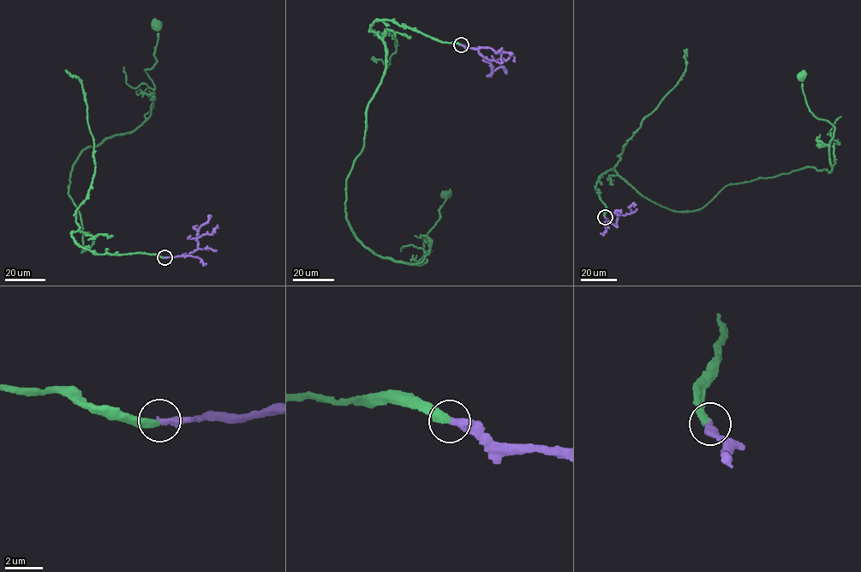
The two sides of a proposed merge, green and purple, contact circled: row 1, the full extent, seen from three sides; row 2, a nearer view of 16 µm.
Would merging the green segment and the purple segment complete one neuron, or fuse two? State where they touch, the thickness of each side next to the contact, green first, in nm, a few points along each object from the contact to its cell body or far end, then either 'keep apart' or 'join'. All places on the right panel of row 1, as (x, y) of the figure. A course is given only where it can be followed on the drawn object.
place (605, 217); calibres 480 and 360 nm; course green (605, 217), (596, 183), (612, 169), (687, 212), (726, 185), (829, 172), (834, 128), (810, 110), (802, 75); course purple (605, 217), (606, 221), (616, 224), (620, 214), (630, 213), (629, 207), (632, 203), (634, 207); join

